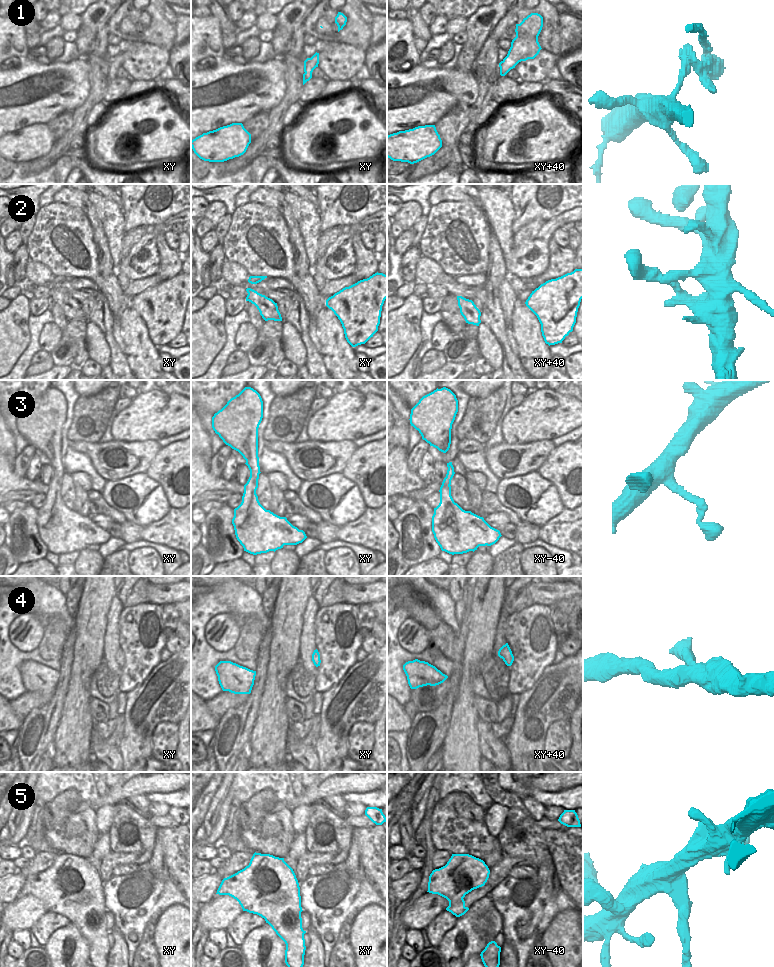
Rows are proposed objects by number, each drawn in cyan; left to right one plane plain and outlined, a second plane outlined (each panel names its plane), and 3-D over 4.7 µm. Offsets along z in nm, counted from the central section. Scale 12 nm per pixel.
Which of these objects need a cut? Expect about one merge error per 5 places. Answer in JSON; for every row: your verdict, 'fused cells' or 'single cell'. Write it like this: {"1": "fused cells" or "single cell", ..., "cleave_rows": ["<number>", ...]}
{"1": "fused cells", "2": "single cell", "3": "single cell", "4": "single cell", "5": "fused cells", "cleave_rows": ["1", "5"]}

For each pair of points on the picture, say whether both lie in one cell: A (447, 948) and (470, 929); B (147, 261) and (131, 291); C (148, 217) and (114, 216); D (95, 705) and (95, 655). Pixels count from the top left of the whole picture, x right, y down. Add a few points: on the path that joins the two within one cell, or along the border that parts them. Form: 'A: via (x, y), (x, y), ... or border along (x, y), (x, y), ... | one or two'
A: via (453, 941), (456, 933), (463, 929) | one
B: border along (155, 273), (131, 280) | two
C: border along (121, 209), (124, 215), (125, 231) | two
D: border along (90, 697), (90, 715), (94, 720) | two

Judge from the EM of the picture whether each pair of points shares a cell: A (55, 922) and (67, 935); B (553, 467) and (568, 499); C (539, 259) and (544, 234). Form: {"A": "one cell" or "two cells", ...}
{"A": "two cells", "B": "one cell", "C": "one cell"}

